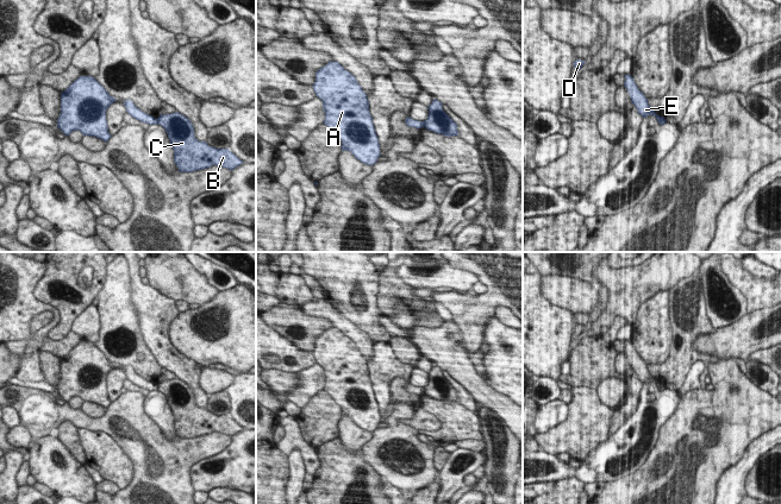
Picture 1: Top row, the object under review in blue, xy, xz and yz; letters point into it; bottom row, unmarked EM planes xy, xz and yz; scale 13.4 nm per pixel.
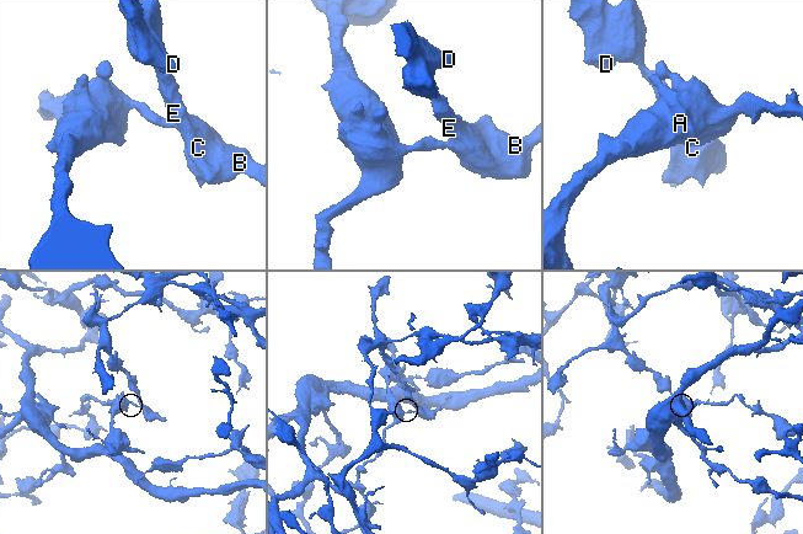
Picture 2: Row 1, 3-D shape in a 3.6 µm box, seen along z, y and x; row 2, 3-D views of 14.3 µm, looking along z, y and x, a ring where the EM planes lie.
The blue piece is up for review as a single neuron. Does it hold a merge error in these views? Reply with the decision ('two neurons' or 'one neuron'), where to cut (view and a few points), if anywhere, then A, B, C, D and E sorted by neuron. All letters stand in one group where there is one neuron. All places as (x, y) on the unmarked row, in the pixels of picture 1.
two neurons; cut xz (423, 388), (424, 392); groups A / B C D E

